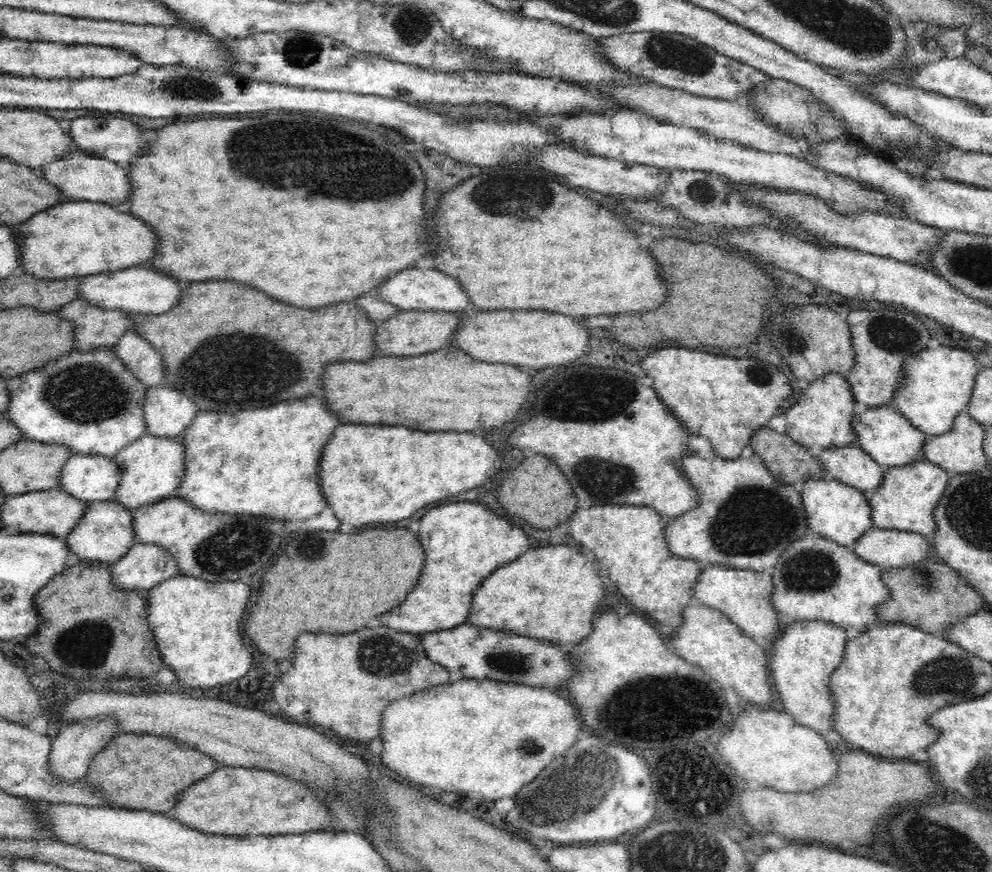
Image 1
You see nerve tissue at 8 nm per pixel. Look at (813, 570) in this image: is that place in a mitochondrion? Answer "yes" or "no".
yes

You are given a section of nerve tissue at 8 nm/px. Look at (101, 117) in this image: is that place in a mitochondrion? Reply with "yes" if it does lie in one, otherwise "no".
no

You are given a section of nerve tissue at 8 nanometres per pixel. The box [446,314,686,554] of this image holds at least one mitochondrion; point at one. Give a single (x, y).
(599, 407)

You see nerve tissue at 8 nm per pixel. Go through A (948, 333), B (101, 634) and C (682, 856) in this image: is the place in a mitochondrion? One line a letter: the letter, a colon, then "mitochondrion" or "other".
A: other
B: mitochondrion
C: mitochondrion

